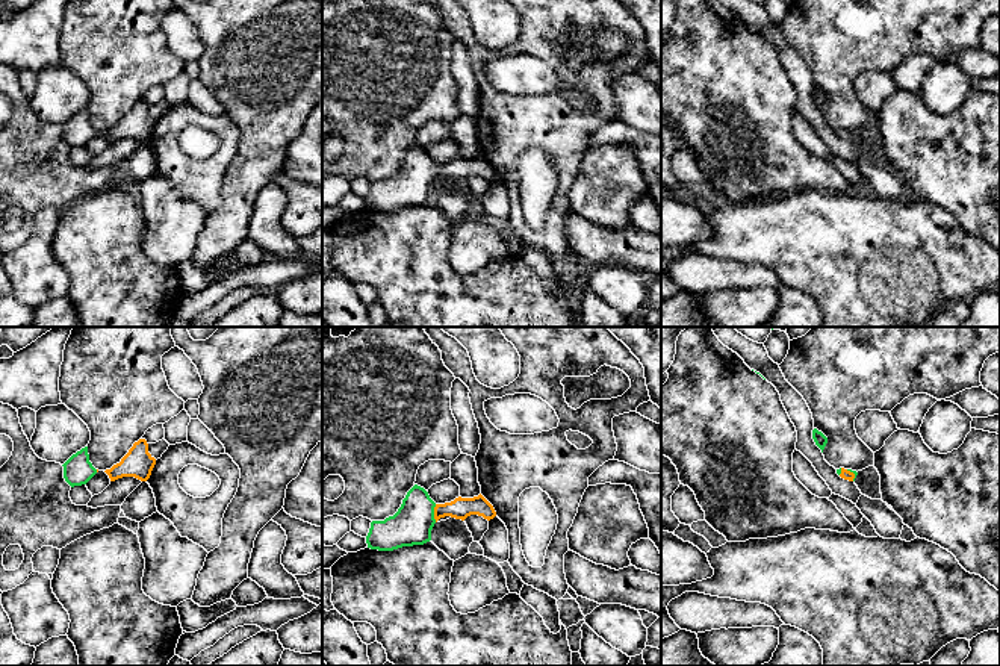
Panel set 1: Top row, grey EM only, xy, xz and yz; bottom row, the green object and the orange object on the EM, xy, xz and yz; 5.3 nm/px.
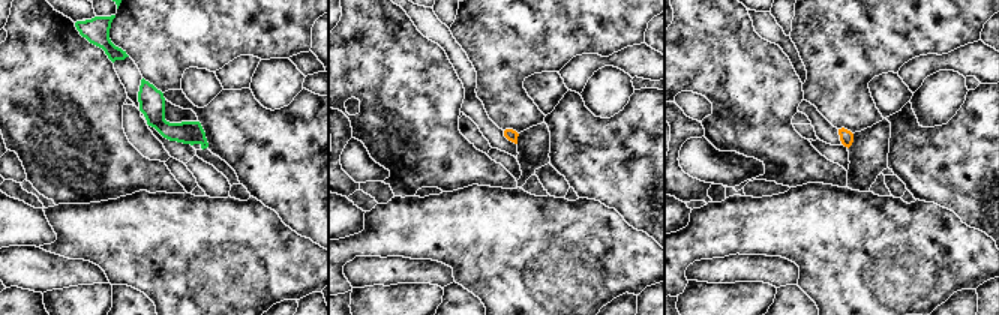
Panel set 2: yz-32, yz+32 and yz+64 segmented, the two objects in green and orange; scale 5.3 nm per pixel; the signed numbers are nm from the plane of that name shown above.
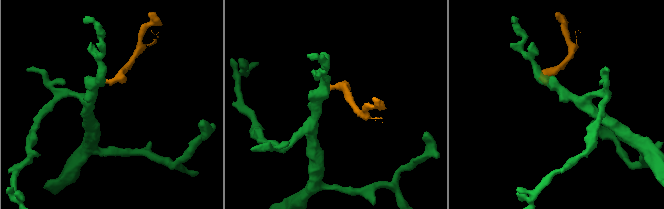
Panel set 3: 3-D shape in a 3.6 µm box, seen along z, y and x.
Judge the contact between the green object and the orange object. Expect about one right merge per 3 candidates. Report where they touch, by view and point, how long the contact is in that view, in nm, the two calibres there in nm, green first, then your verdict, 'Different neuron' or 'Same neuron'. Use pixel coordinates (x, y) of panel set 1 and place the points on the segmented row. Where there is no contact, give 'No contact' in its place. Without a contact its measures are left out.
Touches green at xz (433, 513). Shared border 100 nm. Thickness 220 nm (green) against 110 nm. Same neuron

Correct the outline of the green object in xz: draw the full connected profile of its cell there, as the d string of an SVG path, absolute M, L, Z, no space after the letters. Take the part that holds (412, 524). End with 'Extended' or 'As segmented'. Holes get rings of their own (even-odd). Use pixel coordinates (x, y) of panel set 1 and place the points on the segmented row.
M415 484L393 516L371 522L366 543L368 548L378 551L424 545L431 540L431 530L440 518L451 516L464 521L470 515L490 521L496 512L481 493L436 504L424 487Z. Extended

